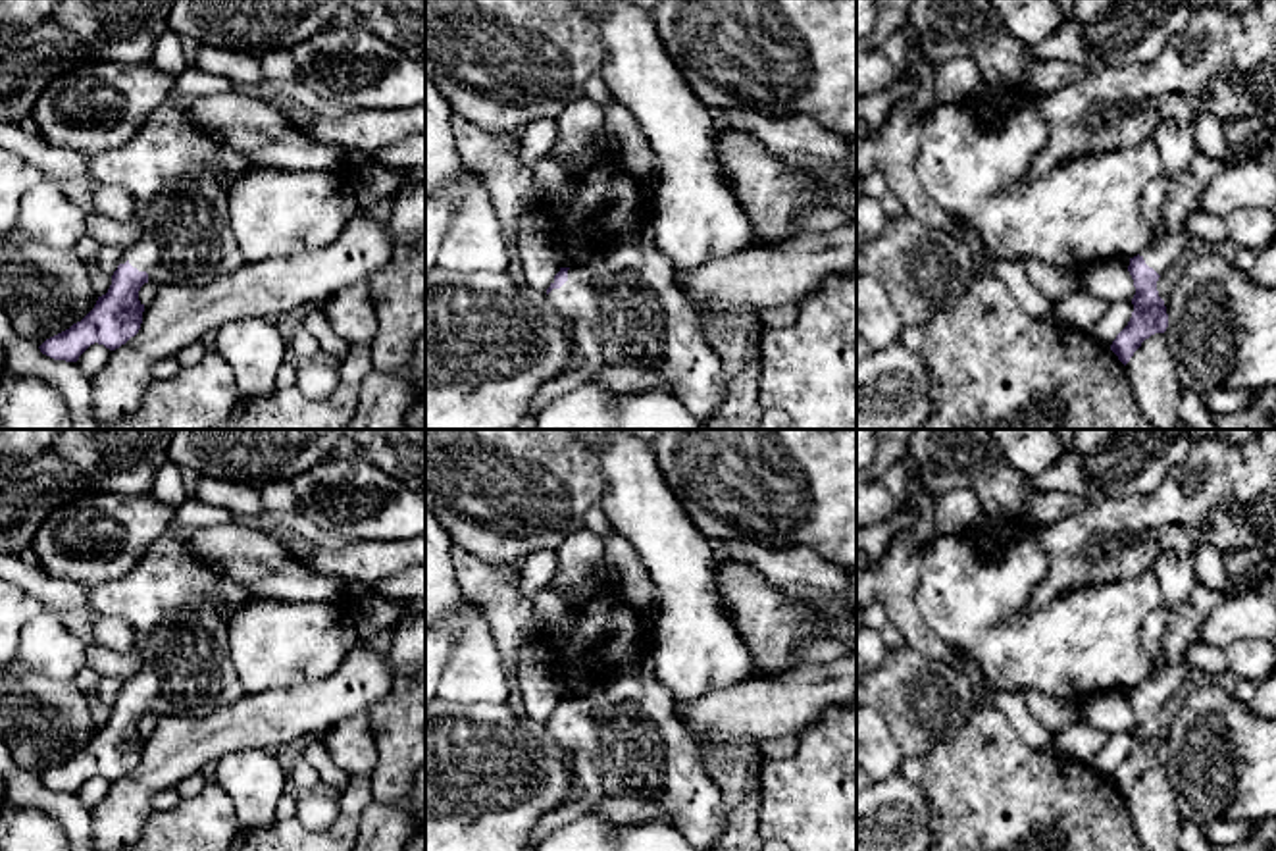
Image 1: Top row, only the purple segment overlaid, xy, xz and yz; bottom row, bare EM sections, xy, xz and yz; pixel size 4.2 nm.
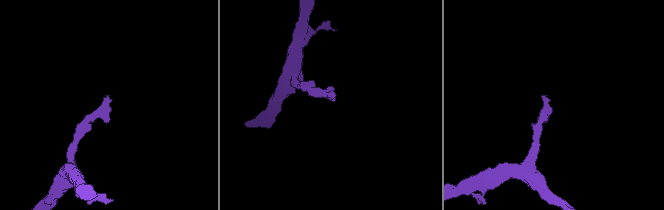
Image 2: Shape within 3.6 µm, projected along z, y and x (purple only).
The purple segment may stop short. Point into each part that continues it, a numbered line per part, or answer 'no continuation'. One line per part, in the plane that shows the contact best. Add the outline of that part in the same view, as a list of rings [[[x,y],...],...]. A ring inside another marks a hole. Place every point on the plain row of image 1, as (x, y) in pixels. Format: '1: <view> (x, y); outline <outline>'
1: xy (185, 669); outline [[[196,608],[167,616],[146,637],[140,658],[139,674],[121,683],[119,695],[146,703],[152,714],[206,716],[246,695],[229,657],[225,610]]]

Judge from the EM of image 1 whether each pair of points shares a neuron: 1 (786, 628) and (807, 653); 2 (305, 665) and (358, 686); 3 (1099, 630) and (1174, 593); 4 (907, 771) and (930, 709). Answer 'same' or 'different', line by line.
1: different
2: different
3: different
4: different

